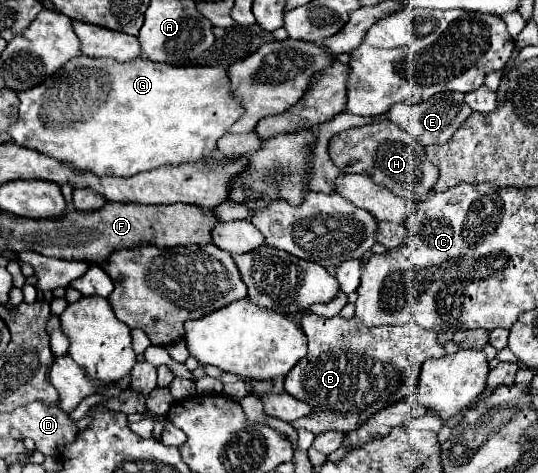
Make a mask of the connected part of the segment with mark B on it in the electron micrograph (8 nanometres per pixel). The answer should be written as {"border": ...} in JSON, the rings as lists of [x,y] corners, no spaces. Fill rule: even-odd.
{"border":[[[305,314],[301,318],[301,328],[307,336],[307,356],[295,364],[295,368],[285,378],[285,390],[311,406],[311,414],[293,424],[295,430],[309,430],[313,434],[321,432],[351,432],[361,428],[375,412],[411,396],[417,388],[421,364],[427,358],[441,358],[445,354],[443,346],[437,342],[437,334],[419,328],[417,324],[405,326],[377,326],[359,328],[355,318],[345,320],[341,316],[321,318],[317,314]]]}

